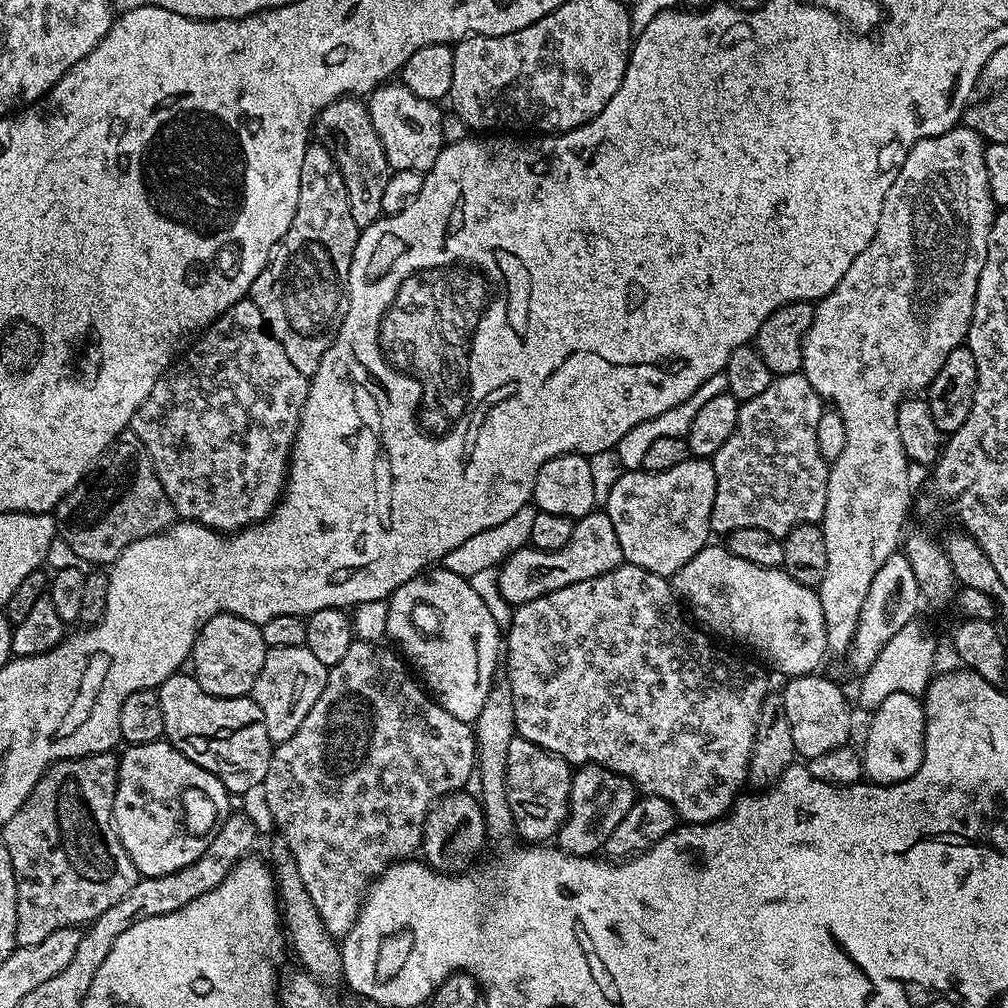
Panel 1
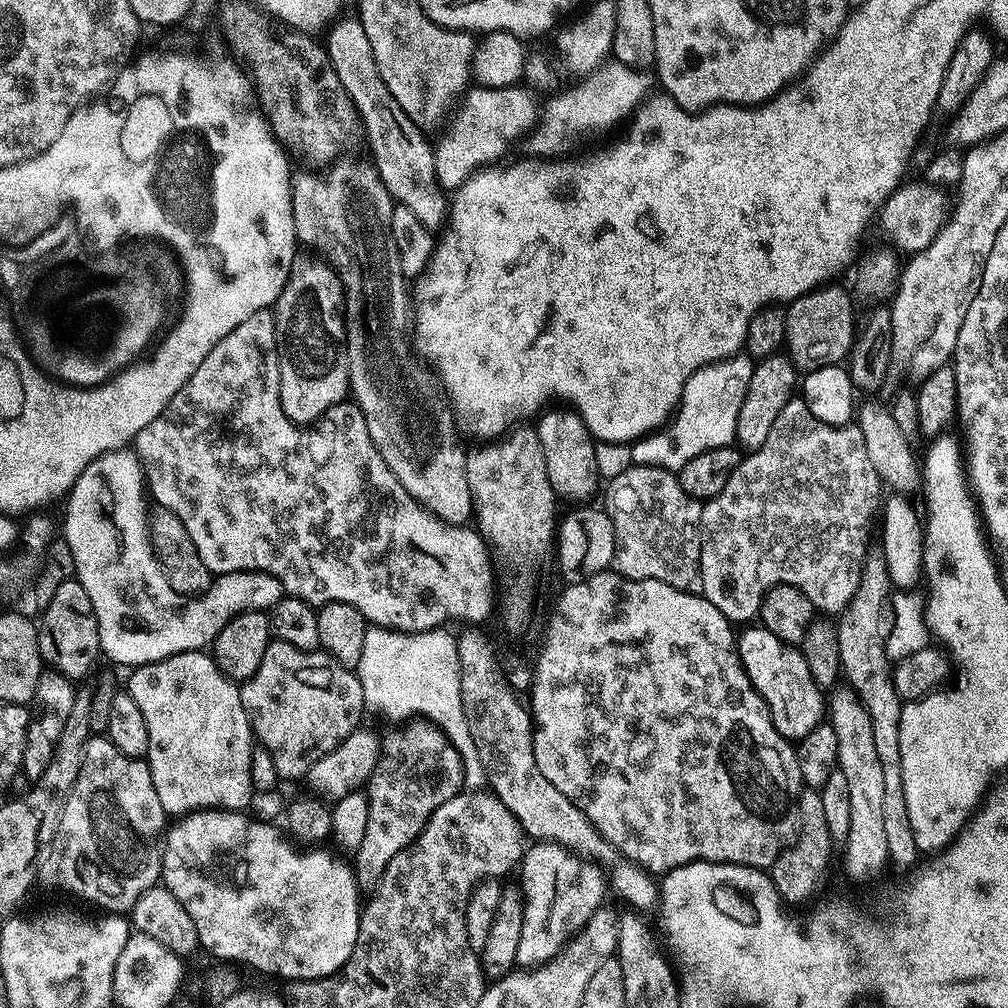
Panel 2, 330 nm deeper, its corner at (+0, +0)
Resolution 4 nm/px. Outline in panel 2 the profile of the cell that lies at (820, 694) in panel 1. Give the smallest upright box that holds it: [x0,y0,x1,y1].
[736,626,826,742]

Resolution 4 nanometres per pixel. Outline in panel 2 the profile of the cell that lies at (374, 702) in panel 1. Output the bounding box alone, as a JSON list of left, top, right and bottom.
[354,727,465,889]

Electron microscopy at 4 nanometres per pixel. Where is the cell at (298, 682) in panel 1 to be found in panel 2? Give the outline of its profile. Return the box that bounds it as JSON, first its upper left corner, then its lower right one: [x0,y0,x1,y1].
[239,639,366,781]

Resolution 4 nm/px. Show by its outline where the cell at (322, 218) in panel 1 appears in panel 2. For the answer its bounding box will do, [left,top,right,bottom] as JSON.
[274,258,349,426]

